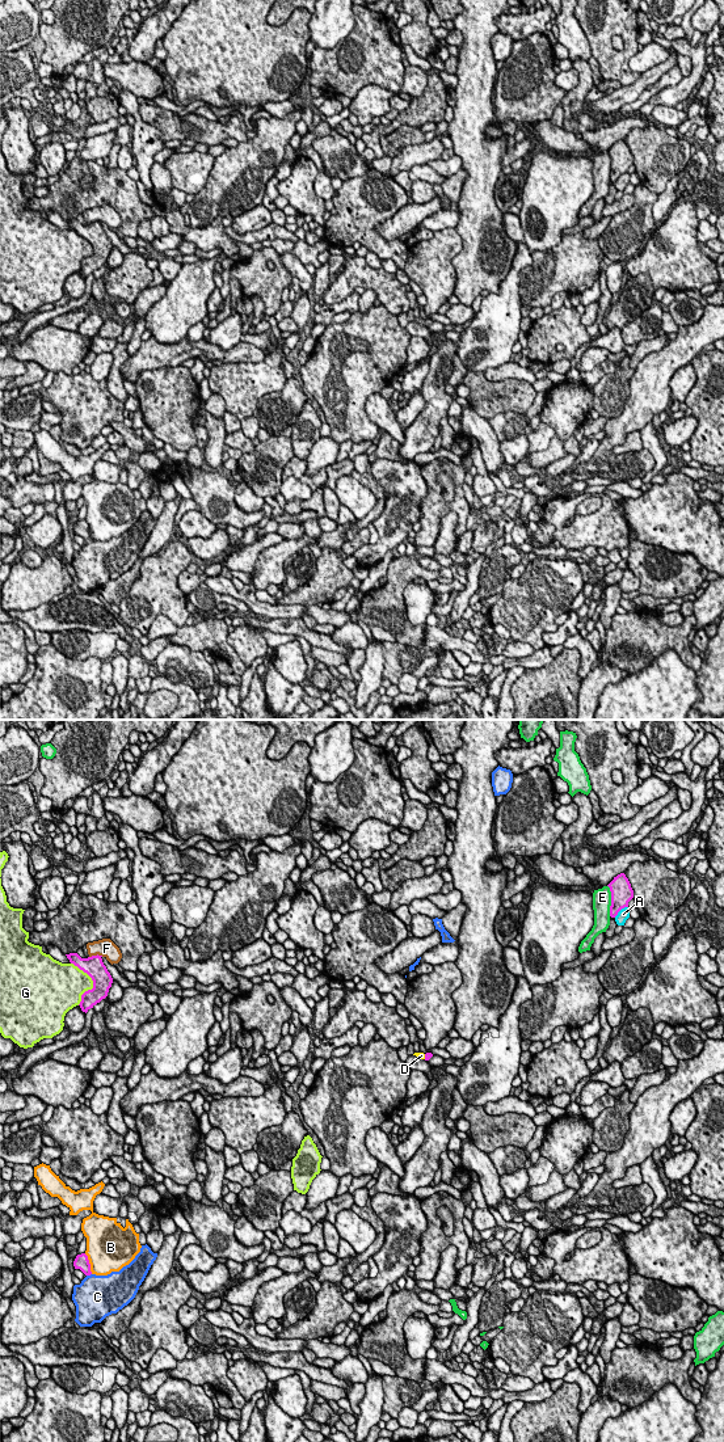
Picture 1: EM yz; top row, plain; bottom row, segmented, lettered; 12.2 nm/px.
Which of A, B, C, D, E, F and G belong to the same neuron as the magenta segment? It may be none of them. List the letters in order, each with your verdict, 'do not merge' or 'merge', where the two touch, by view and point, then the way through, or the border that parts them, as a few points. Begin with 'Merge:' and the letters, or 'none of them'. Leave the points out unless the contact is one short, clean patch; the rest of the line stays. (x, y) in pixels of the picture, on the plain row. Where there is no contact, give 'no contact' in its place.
Merge: D
A: do not merge | yz (621, 175)
B: do not merge | yz (89, 530)
C: do not merge | yz (88, 540)
D: merge | yz (425, 323) | across yz (428, 321), (425, 323), (421, 321)
E: do not merge | yz (611, 167)
F: do not merge | yz (97, 220)
G: do not merge | yz (93, 249)

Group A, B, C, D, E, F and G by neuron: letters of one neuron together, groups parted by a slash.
A / B / C / D / E / F / G

